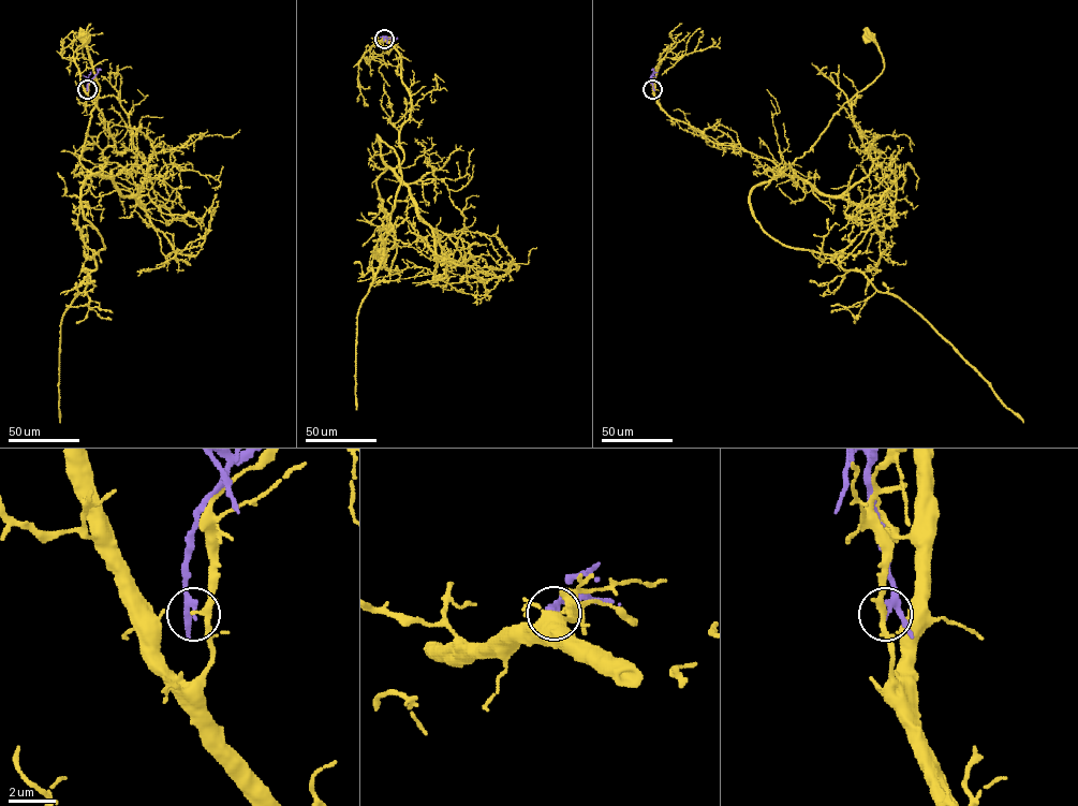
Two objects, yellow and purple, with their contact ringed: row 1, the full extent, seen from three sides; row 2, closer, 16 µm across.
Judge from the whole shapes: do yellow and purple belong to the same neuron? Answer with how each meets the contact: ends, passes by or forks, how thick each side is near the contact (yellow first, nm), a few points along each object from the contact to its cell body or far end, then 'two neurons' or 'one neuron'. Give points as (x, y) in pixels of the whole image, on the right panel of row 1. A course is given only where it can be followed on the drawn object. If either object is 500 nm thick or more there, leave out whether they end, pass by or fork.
yellow forks | purple passes by | 160/200 nm | yellow via (652, 89), (673, 118), (714, 143), (770, 160), (782, 173), (882, 72), (880, 47), (868, 37) | purple via (652, 89), (652, 69) | two neurons

